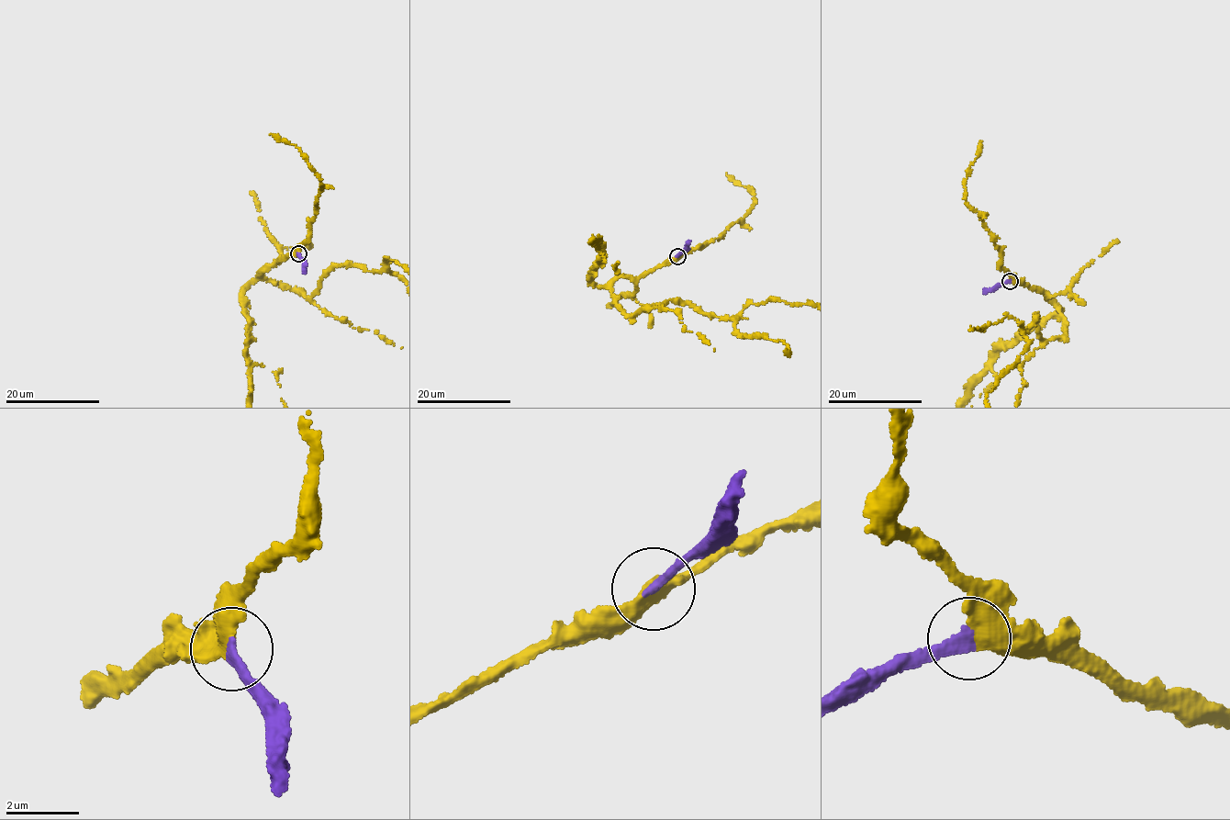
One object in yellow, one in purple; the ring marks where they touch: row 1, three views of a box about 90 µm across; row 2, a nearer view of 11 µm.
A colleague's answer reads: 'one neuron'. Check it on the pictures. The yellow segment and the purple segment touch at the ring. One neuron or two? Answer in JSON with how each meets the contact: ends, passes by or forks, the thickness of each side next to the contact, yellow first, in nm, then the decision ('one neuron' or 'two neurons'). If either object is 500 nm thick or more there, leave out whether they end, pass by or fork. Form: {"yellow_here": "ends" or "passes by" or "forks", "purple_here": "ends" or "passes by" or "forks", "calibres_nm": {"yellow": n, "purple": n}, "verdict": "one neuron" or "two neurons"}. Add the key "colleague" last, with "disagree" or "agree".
{"yellow_here": "passes by", "purple_here": "ends", "calibres_nm": {"yellow": 440, "purple": 280}, "verdict": "one neuron", "colleague": "agree"}

